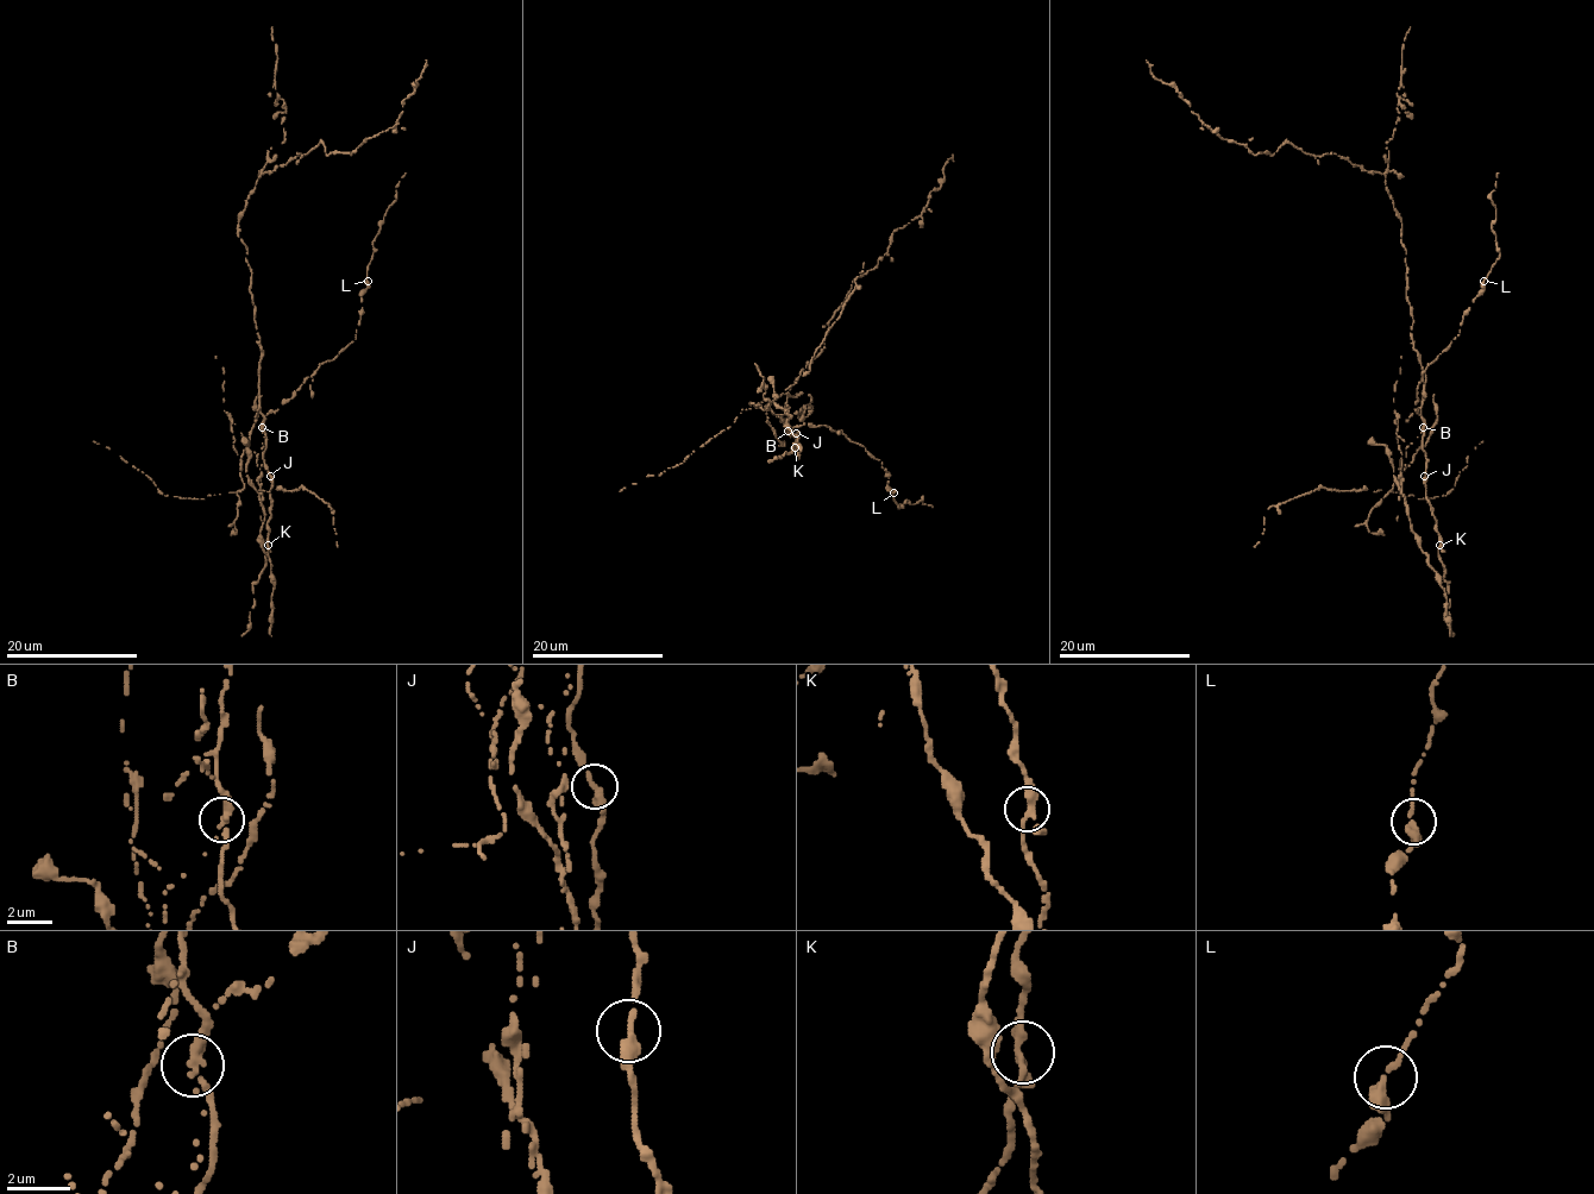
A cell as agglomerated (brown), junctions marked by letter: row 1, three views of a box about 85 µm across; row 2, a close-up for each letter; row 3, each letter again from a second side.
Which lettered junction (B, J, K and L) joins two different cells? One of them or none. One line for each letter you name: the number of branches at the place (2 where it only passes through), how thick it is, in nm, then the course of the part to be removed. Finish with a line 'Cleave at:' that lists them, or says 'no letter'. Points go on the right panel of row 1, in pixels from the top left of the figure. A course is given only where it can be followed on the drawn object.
B: 2 branches meet; 320 nm thick
Cleave at: B

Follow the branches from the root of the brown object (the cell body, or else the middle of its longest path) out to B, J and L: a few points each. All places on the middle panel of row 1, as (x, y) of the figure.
B: (777, 415), (788, 425), (785, 434), (788, 431)
J: (777, 415), (788, 425), (785, 434), (786, 429), (791, 431), (790, 434), (796, 433)
L: (777, 415), (788, 425), (785, 434), (804, 423), (824, 425), (864, 446), (882, 463), (893, 492)

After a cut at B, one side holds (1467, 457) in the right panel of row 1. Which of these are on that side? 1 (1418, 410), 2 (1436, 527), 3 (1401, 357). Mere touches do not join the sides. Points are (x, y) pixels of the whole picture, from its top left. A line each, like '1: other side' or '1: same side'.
1: other side
2: other side
3: same side

